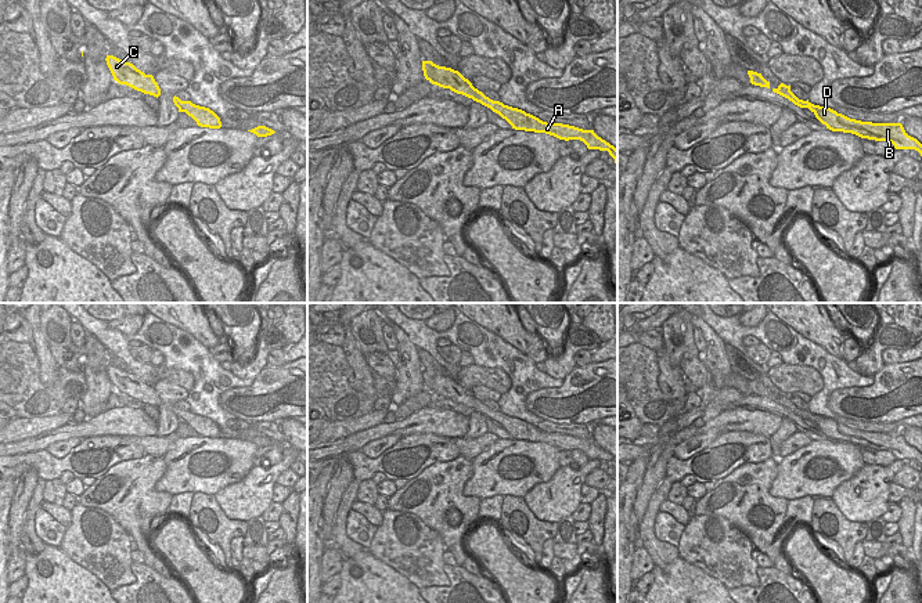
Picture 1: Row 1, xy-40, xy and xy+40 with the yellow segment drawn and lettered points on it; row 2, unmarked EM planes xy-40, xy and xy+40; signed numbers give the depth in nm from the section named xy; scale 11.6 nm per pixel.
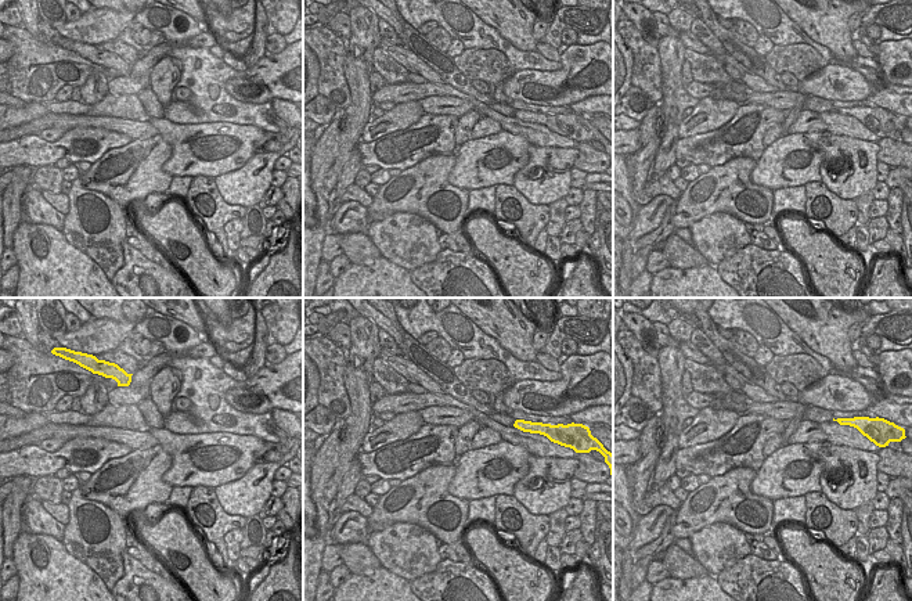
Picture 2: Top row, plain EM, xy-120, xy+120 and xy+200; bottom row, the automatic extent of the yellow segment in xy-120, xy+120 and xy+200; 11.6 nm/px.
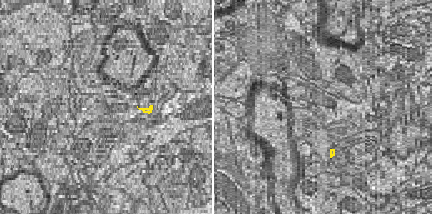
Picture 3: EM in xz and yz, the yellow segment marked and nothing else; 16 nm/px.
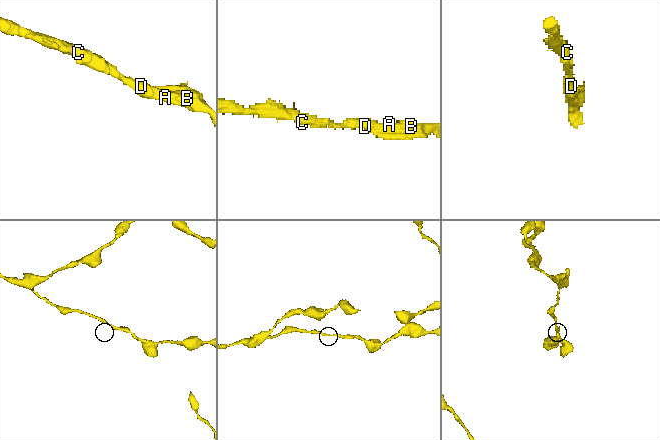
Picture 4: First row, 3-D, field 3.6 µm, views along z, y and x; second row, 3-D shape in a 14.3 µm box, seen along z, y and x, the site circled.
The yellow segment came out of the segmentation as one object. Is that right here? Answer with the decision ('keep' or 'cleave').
keep

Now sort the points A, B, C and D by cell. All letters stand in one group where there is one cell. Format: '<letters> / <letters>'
A B C D

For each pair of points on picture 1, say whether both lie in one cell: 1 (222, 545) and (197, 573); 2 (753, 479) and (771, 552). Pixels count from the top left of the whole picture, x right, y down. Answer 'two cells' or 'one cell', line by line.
1: two cells
2: one cell

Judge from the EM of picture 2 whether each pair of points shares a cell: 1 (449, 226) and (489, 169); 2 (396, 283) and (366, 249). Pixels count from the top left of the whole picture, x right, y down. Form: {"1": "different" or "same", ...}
{"1": "different", "2": "different"}

